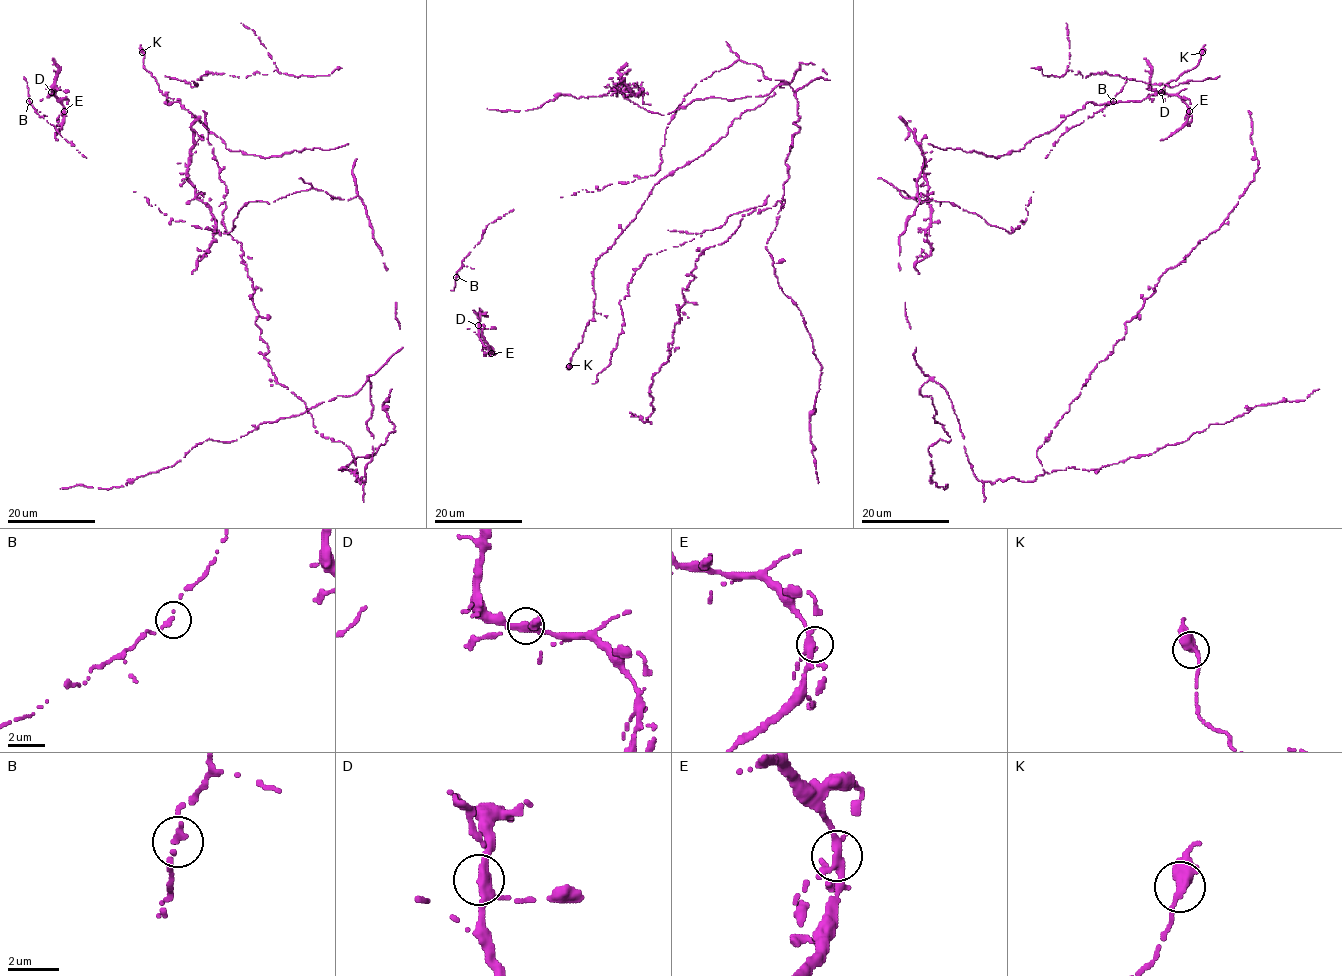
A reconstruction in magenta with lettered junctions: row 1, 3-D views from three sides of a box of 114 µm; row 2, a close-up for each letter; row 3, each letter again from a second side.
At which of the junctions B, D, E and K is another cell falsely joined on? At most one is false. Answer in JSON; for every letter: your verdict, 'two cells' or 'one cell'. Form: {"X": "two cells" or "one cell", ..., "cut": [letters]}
{"B": "one cell", "D": "one cell", "E": "one cell", "K": "one cell", "cut": []}

